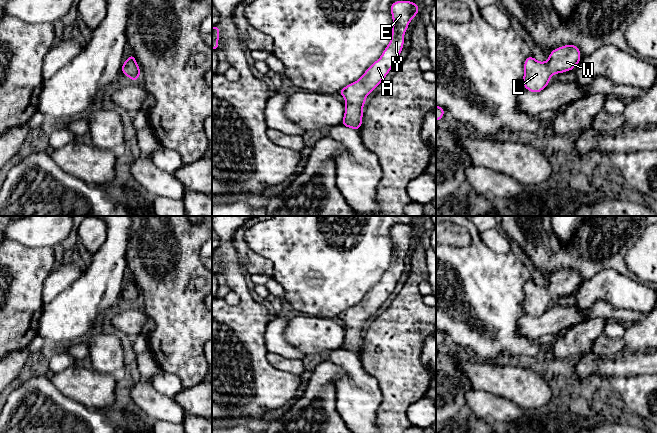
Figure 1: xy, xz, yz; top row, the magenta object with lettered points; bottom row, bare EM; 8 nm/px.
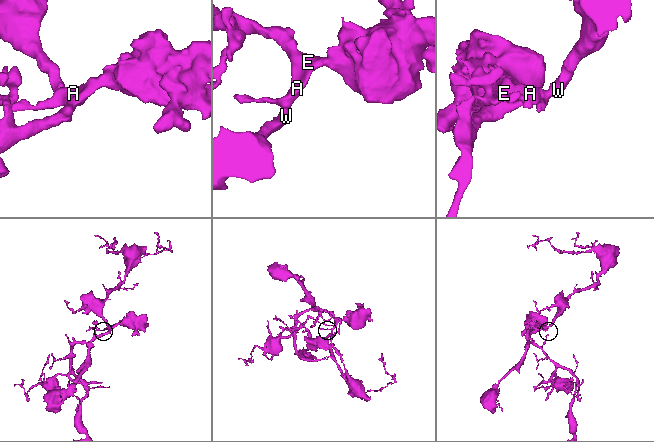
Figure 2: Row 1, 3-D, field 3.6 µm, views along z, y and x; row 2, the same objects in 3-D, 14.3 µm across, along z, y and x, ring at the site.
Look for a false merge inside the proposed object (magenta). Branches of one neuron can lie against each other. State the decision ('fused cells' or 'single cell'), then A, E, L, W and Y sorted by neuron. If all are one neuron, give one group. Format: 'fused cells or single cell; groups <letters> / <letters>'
single cell; groups A E L W Y

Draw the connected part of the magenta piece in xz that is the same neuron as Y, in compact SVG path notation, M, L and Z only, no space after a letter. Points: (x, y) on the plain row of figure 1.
M398 224L391 228L390 236L393 242L391 263L387 271L383 274L381 281L376 284L364 298L355 306L341 312L338 317L345 322L345 337L341 348L345 351L360 354L363 343L363 330L366 327L366 321L376 313L382 304L388 299L394 291L404 270L404 258L412 242L419 237L420 232L415 226Z

